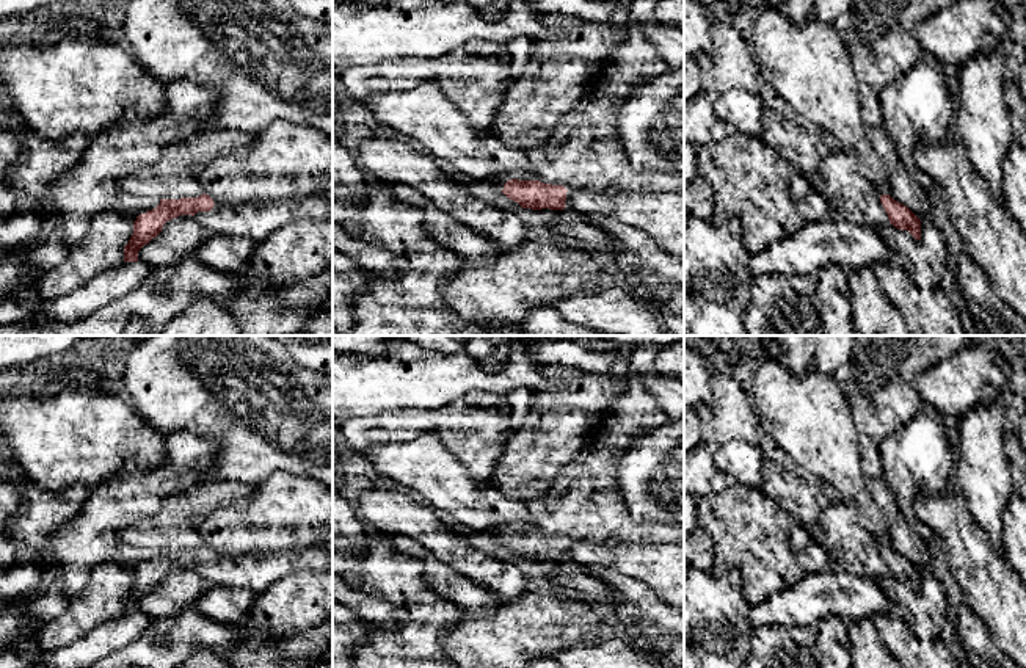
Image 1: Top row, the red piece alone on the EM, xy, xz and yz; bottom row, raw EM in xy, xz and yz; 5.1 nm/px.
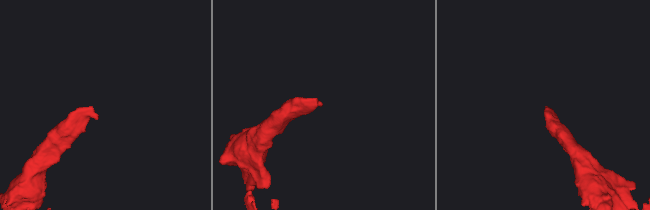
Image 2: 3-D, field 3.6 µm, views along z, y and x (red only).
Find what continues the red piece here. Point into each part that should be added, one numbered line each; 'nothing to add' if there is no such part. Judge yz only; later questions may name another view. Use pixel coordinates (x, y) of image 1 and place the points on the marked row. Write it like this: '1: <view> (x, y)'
1: yz (851, 196)

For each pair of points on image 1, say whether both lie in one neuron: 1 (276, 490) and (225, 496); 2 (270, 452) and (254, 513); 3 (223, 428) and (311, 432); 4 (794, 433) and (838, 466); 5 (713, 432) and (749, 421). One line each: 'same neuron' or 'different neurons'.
1: different neurons
2: different neurons
3: same neuron
4: same neuron
5: same neuron

